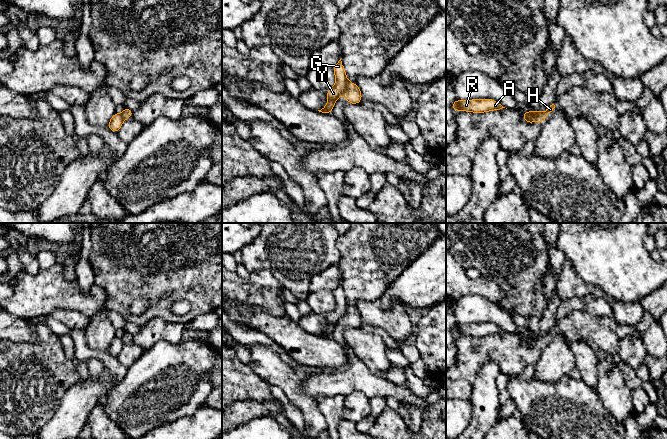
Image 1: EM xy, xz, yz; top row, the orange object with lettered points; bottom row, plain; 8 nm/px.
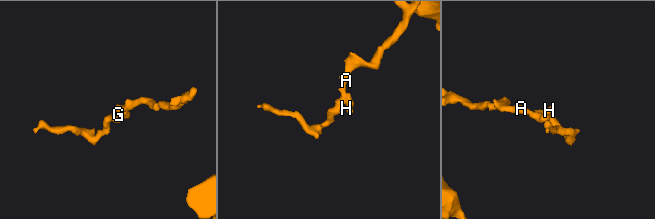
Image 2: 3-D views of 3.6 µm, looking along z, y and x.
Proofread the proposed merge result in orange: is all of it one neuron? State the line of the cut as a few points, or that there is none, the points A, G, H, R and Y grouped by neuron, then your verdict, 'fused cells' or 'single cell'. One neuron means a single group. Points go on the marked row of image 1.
cut yz (523, 113), (535, 120); groups A G R Y / H; fused cells

